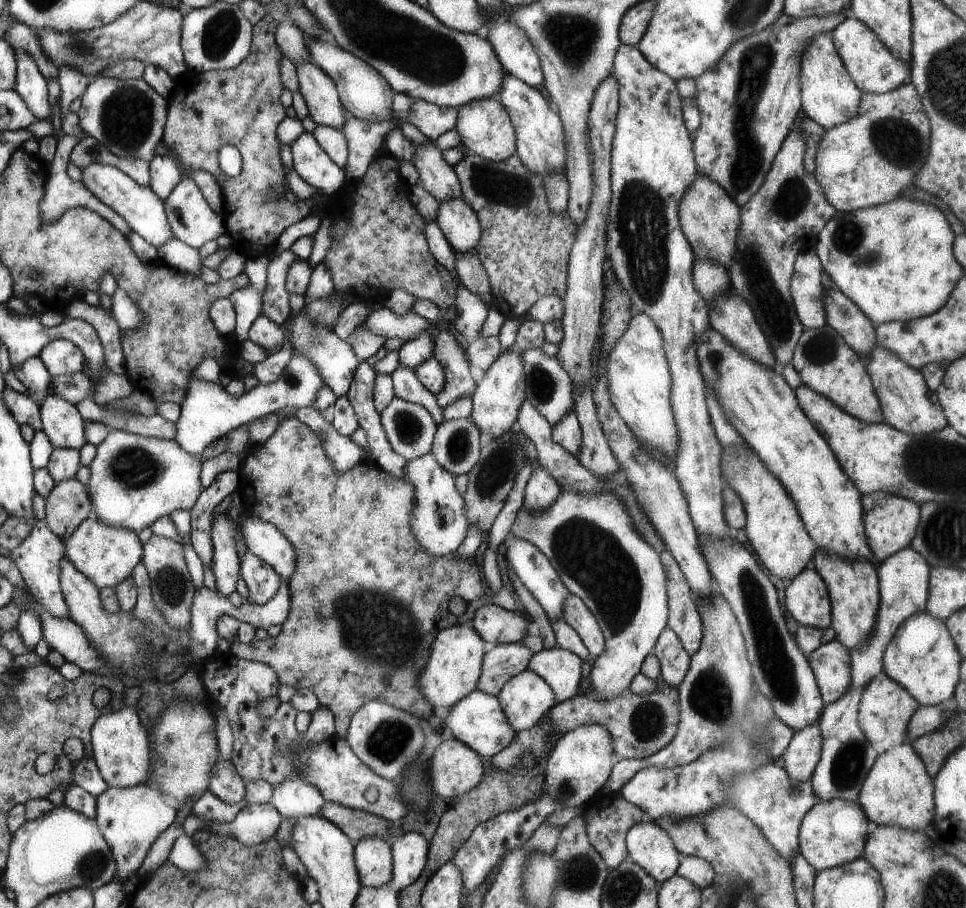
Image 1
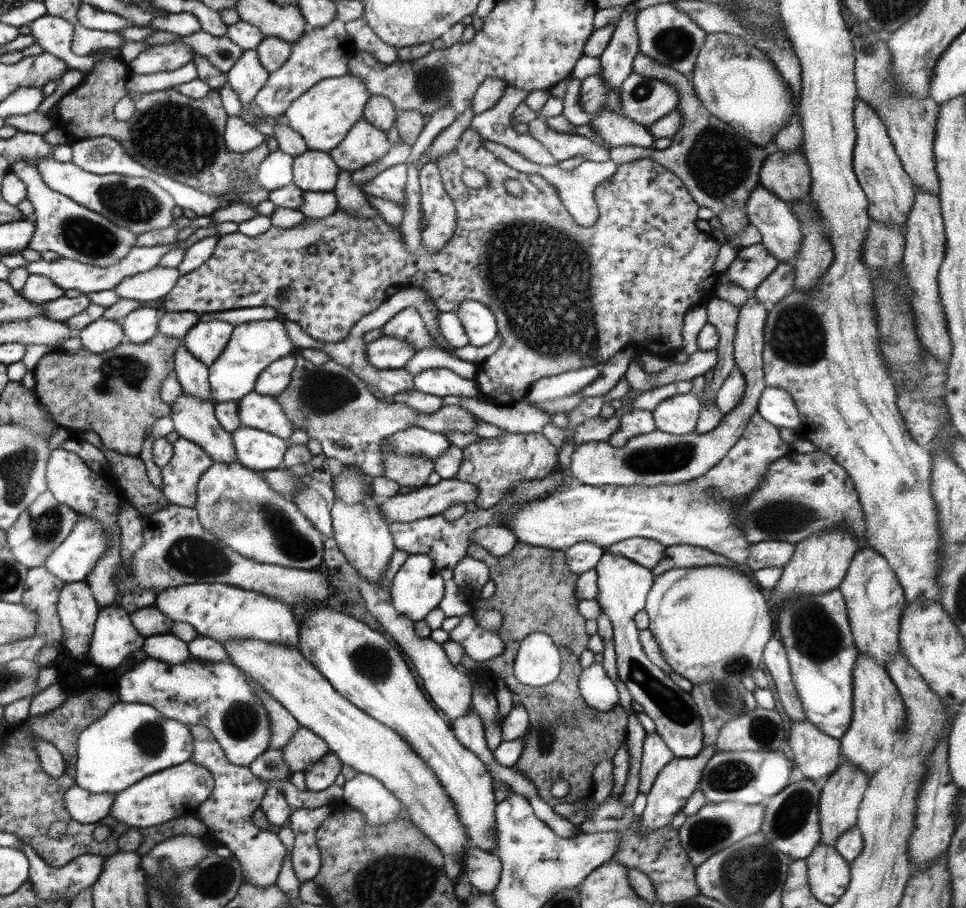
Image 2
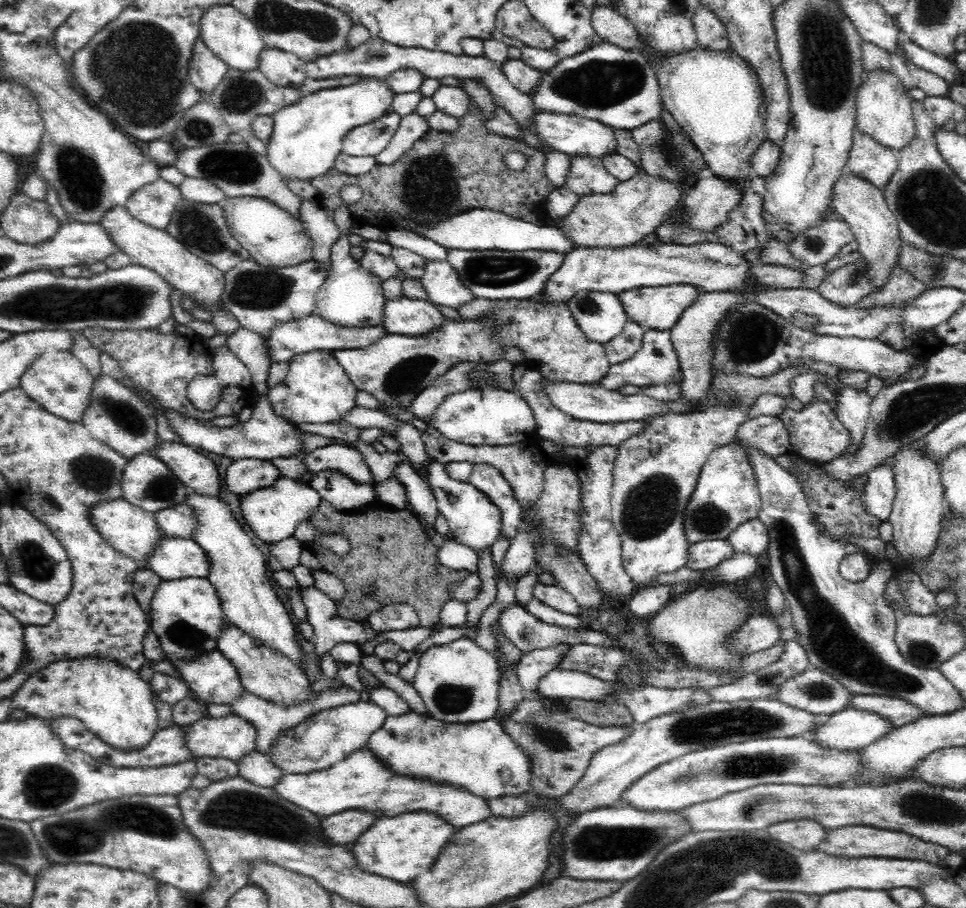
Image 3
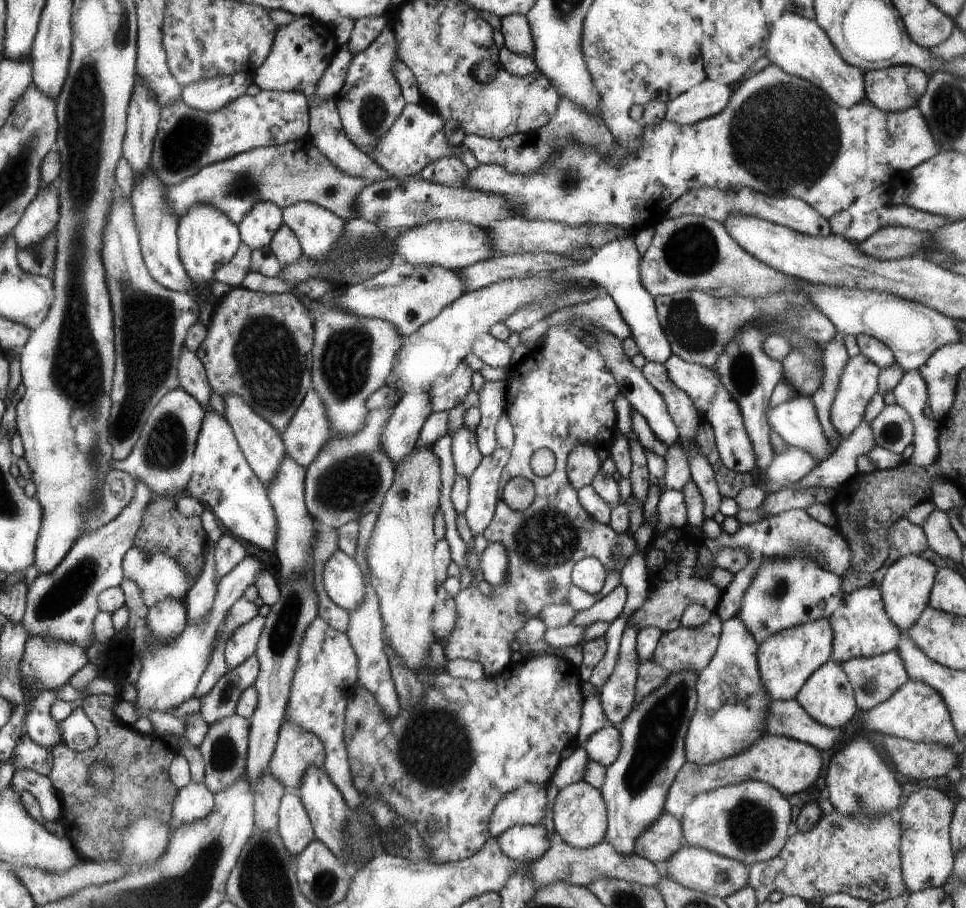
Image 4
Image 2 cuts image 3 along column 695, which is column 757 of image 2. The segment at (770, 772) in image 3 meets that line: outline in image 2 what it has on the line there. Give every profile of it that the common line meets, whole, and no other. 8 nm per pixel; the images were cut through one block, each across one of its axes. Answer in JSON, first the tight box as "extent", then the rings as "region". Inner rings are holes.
{"extent":[699,752,793,806],"region":[[[715,752],[701,772],[699,790],[707,802],[741,802],[745,806],[765,804],[765,800],[779,794],[791,782],[793,762],[783,756],[783,752]]]}

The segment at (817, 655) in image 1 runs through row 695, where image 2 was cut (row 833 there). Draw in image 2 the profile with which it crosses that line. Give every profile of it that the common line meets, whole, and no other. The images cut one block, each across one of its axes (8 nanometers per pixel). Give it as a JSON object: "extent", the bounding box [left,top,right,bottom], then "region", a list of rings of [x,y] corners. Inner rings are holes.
{"extent":[817,760,869,848],"region":[[[841,760],[841,764],[837,766],[835,774],[831,774],[827,778],[827,782],[821,788],[821,798],[819,798],[819,812],[817,812],[817,824],[819,824],[819,846],[831,846],[835,848],[837,838],[855,828],[857,826],[857,812],[859,812],[859,804],[863,800],[863,794],[867,790],[869,778],[855,770],[855,766],[851,766],[849,762]]]}

